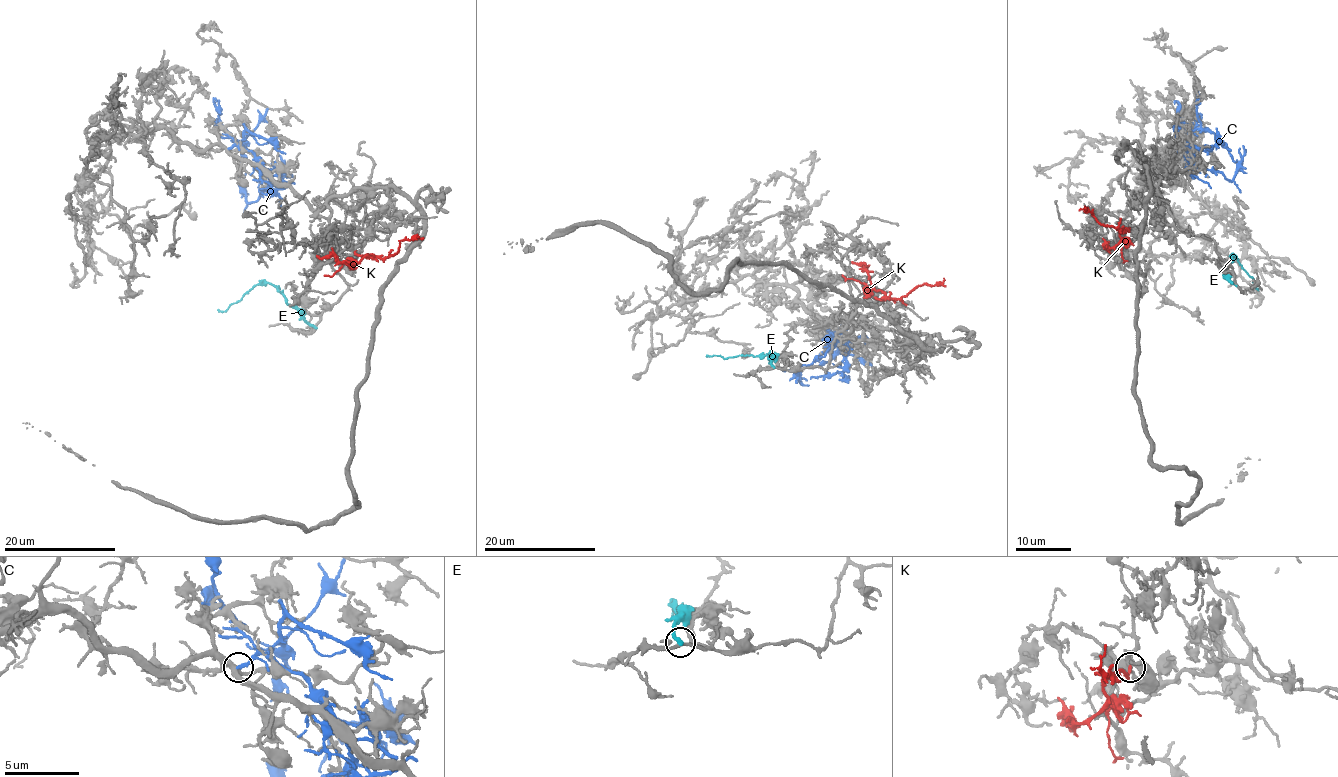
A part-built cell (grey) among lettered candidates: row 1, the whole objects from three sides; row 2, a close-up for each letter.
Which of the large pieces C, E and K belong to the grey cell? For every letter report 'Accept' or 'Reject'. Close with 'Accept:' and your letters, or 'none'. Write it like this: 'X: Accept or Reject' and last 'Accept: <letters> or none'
C: Reject
E: Reject
K: Accept
Accept: K

